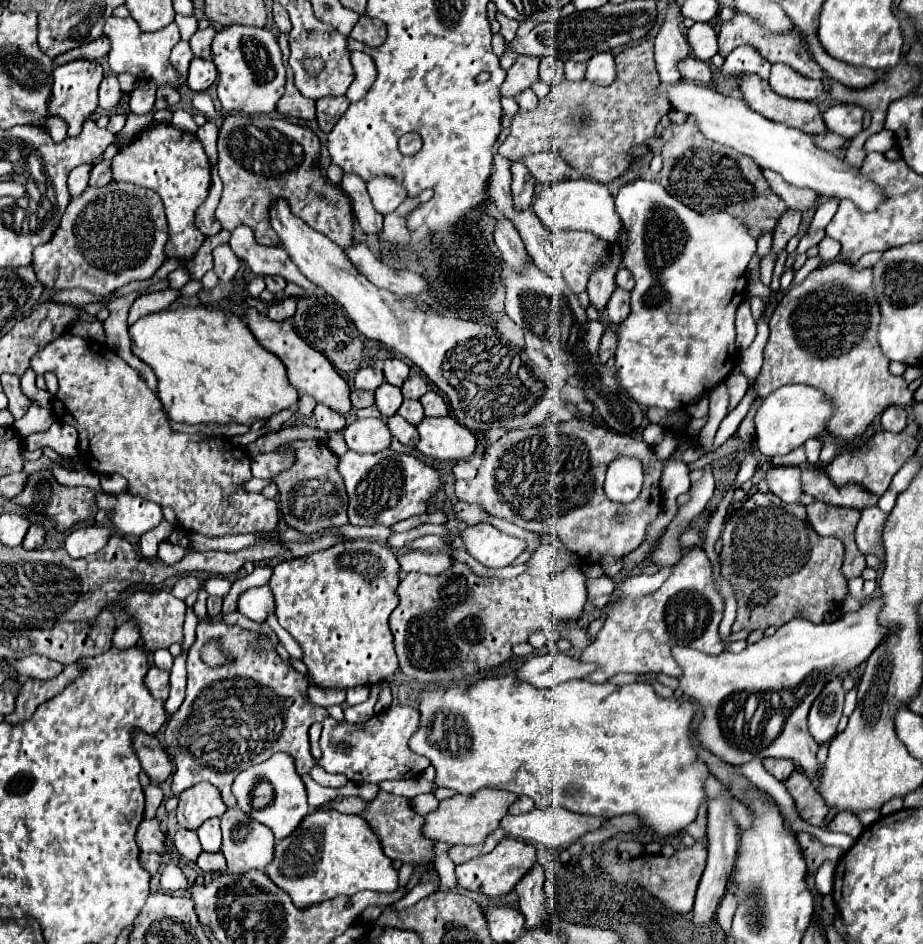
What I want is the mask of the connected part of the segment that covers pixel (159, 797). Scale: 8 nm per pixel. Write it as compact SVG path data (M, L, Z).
M150 783L147 789L144 789L145 795L145 819L155 819L155 813L157 813L157 807L161 805L163 801L163 791L157 787L157 785Z

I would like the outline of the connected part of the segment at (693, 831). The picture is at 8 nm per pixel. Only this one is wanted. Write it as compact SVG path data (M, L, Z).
M701 805L697 819L695 819L693 823L689 823L683 831L685 831L687 835L691 835L693 839L703 841L703 839L705 839L705 827L707 827L707 811L705 811L705 805Z

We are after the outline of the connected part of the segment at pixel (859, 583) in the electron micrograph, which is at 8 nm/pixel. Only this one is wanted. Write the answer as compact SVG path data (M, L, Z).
M857 577L853 581L849 581L849 593L859 601L859 603L865 603L865 593L863 593L863 579Z

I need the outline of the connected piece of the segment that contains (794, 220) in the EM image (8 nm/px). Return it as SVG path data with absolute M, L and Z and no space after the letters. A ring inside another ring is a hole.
M787 211L787 213L779 219L779 223L777 223L777 227L775 227L775 233L773 233L773 251L775 251L775 253L781 251L781 249L785 249L787 241L789 241L793 235L797 235L799 223L801 223L801 213L799 213L799 211Z

